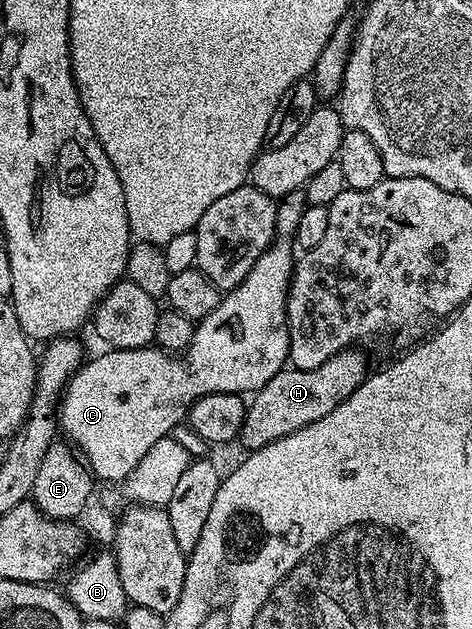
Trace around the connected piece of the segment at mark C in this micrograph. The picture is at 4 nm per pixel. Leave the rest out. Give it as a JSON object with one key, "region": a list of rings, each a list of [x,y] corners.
{"region":[[[303,192],[287,193],[276,201],[276,235],[267,251],[260,256],[258,263],[250,267],[250,275],[238,283],[238,287],[227,290],[221,296],[218,307],[210,311],[196,325],[192,342],[179,355],[173,355],[159,347],[147,349],[113,349],[101,357],[85,360],[77,373],[73,373],[64,388],[64,396],[58,406],[58,429],[65,433],[79,456],[86,462],[93,478],[119,483],[138,465],[138,459],[158,443],[158,439],[169,436],[176,424],[183,422],[188,409],[200,397],[211,393],[255,394],[274,375],[289,364],[288,320],[286,303],[288,288],[292,282],[292,270],[297,258],[294,256],[294,241],[298,231],[298,219],[306,211],[308,200]]]}

